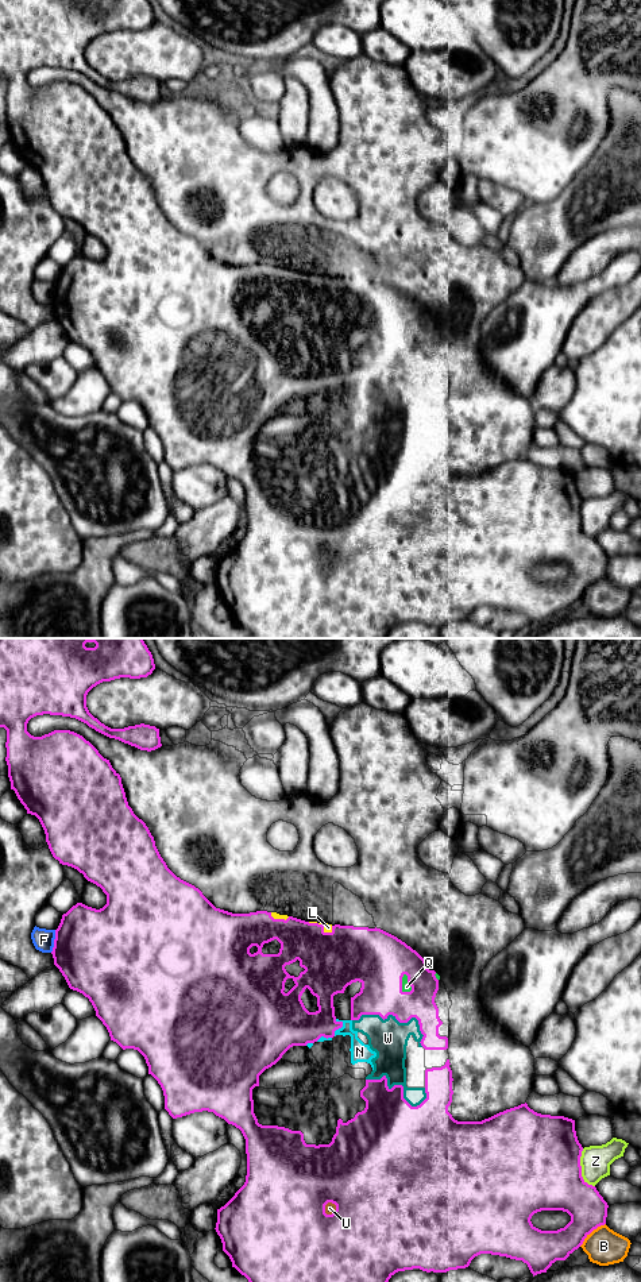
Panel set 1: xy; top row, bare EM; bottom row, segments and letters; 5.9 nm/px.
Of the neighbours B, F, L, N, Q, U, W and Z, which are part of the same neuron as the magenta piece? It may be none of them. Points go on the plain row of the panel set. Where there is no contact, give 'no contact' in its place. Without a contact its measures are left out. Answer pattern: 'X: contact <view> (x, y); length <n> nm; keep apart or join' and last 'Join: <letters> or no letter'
B: contact xy (591, 583); length 220 nm; keep apart
F: contact xy (54, 293); length 140 nm; keep apart
L: contact xy (323, 277); length 160 nm; join
N: contact xy (339, 379); length 110 nm; join
Q: contact xy (408, 333); length 120 nm; join
U: contact xy (324, 560); length 90 nm; keep apart
W: contact xy (398, 437); length 380 nm; join
Z: contact xy (580, 521); length 240 nm; keep apart
Join: L, N, Q, W

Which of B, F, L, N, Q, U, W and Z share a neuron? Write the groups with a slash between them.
B / F / L N Q W / U / Z

